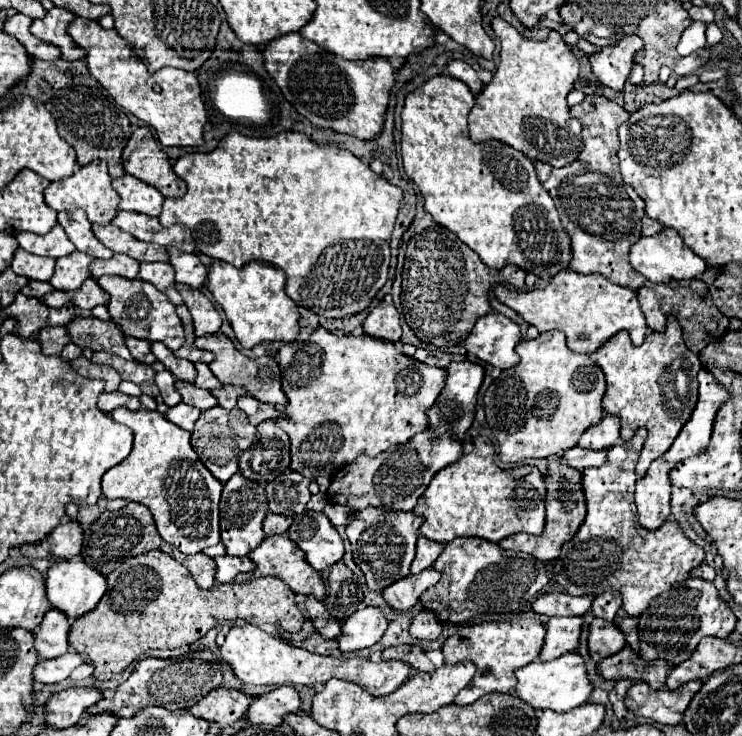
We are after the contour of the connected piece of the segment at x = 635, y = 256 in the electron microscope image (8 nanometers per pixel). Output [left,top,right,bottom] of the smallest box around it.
[629,228,707,284]

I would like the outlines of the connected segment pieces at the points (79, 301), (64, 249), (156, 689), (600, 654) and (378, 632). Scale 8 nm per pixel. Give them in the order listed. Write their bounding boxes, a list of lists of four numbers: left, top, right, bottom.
[[43,278,109,310],[17,224,75,258],[89,658,223,718],[587,618,625,664],[337,606,387,652]]

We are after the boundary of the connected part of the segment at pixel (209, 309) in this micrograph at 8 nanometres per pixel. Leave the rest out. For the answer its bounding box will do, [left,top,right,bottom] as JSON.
[177,284,221,336]

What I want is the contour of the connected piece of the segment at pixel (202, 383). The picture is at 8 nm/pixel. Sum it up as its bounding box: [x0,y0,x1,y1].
[195,364,223,390]

